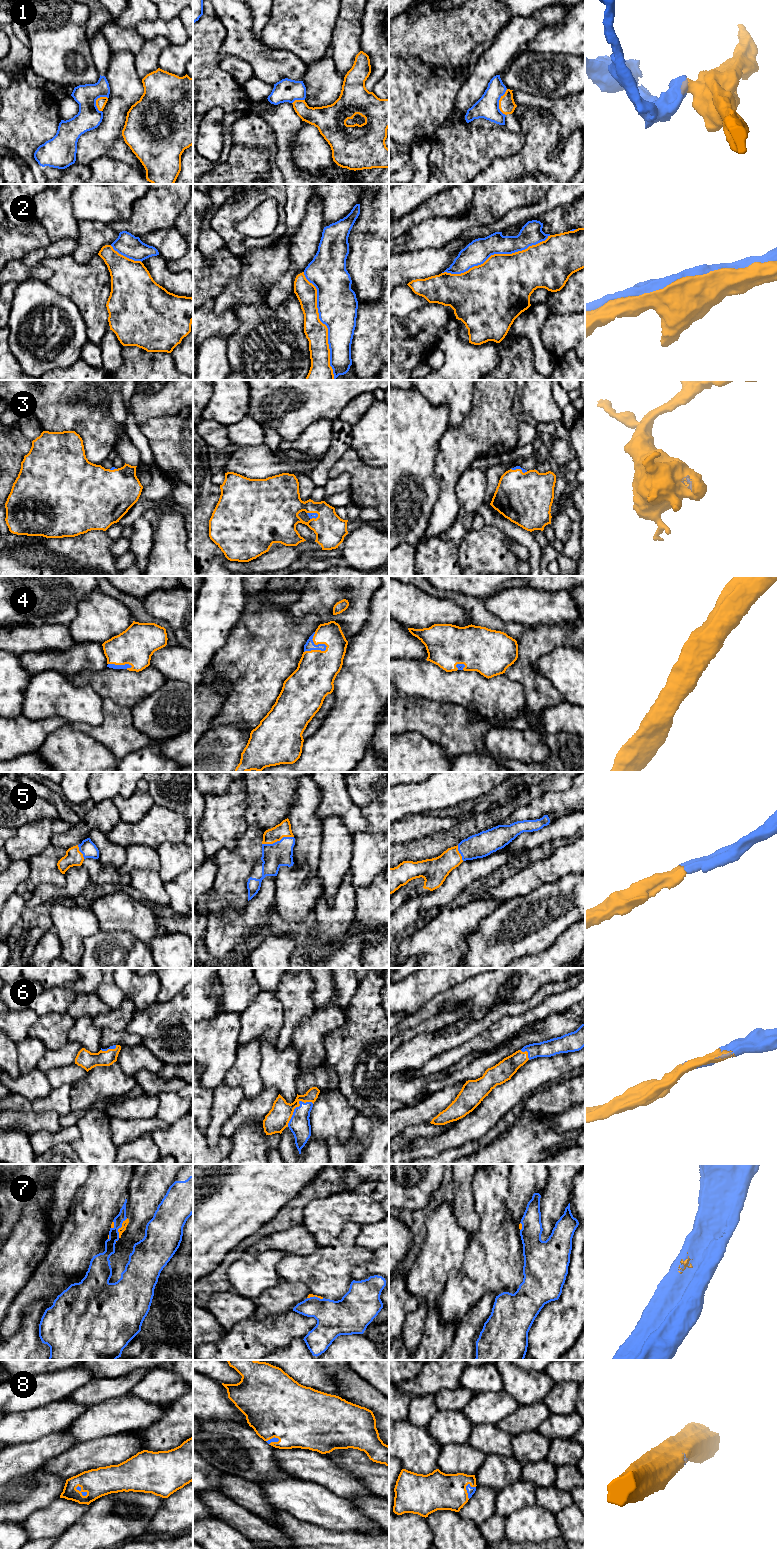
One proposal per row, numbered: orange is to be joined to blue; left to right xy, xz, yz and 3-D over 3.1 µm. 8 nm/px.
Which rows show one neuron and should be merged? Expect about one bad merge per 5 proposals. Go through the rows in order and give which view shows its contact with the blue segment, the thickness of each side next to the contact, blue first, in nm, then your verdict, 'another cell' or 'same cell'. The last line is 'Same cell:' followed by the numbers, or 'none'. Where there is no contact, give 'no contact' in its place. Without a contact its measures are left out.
1: yz | 190/130 nm | another cell
2: xz | 320/180 nm | another cell
3: xz | 50/280 nm | same cell
4: xz | 70/320 nm | same cell
5: xz | 200/120 nm | same cell
6: xz | 170/180 nm | same cell
7: xy | 140/50 nm | same cell
8: yz | 60/300 nm | same cell
Same cell: 3, 4, 5, 6, 7, 8

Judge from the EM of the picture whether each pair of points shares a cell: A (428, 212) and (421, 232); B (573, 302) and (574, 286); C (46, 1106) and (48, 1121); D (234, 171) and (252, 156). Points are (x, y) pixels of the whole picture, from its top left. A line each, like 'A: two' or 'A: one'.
A: two
B: one
C: two
D: one

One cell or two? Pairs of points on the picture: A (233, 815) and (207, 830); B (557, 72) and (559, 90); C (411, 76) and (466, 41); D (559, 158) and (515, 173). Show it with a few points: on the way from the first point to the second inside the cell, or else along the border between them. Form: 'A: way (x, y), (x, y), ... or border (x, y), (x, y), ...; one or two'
A: way (227, 818), (213, 830); one
B: way (557, 76), (559, 86); one
C: border (408, 56), (421, 56), (451, 74); two
D: way (548, 169), (538, 169), (534, 173), (526, 173); one

